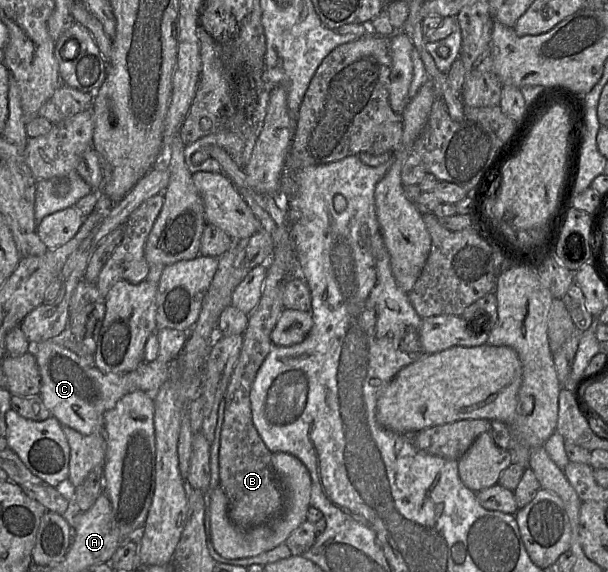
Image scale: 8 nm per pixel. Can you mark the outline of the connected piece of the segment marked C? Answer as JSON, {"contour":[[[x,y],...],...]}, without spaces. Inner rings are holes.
{"contour":[[[53,339],[38,343],[35,357],[41,375],[39,395],[44,405],[62,426],[75,429],[84,435],[102,430],[106,412],[125,394],[135,390],[155,393],[171,375],[171,362],[165,362],[159,357],[143,362],[128,373],[102,373],[95,366],[88,365],[86,359]]]}

